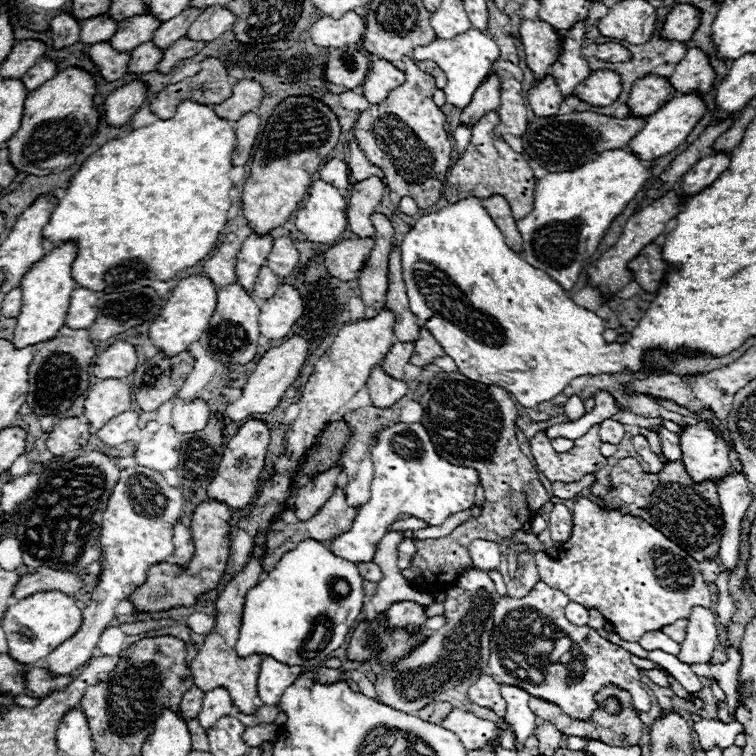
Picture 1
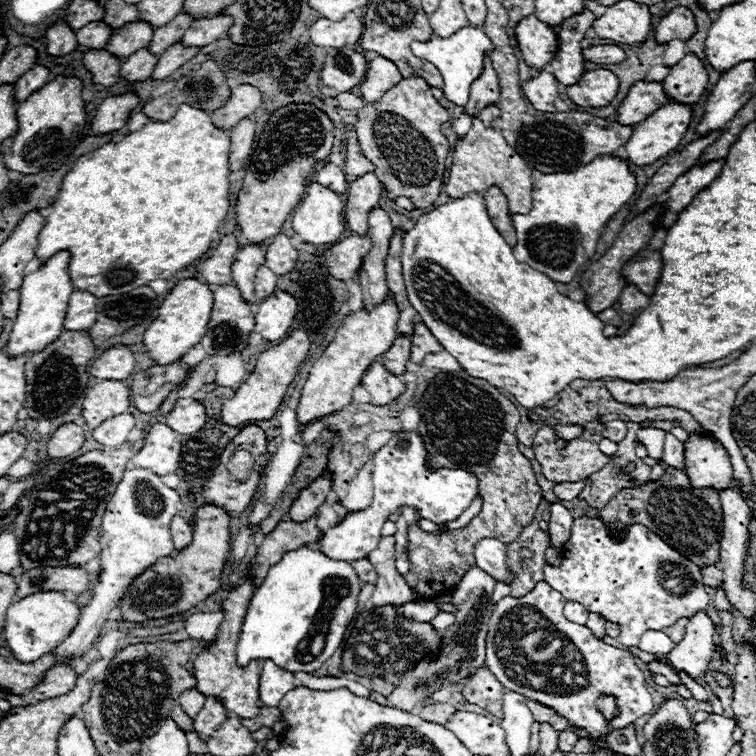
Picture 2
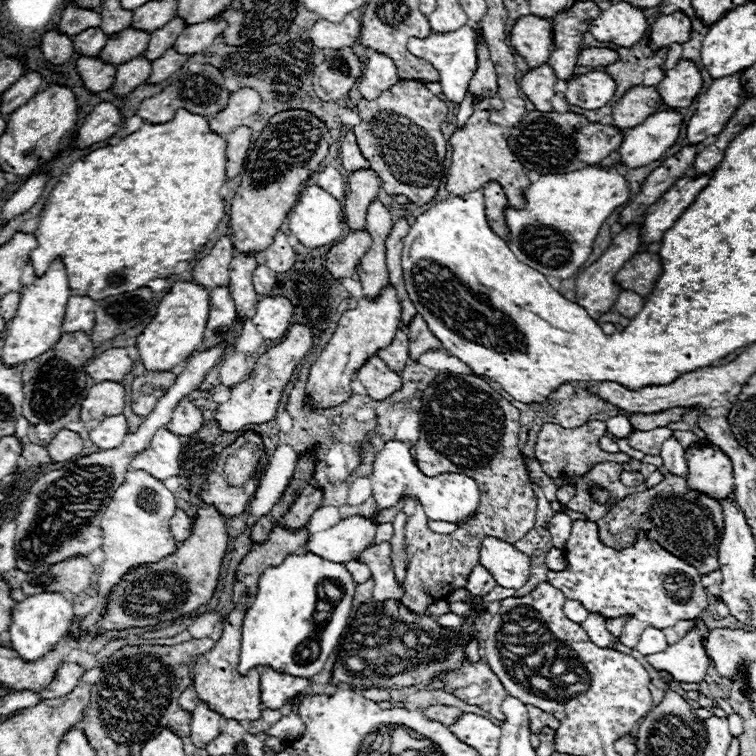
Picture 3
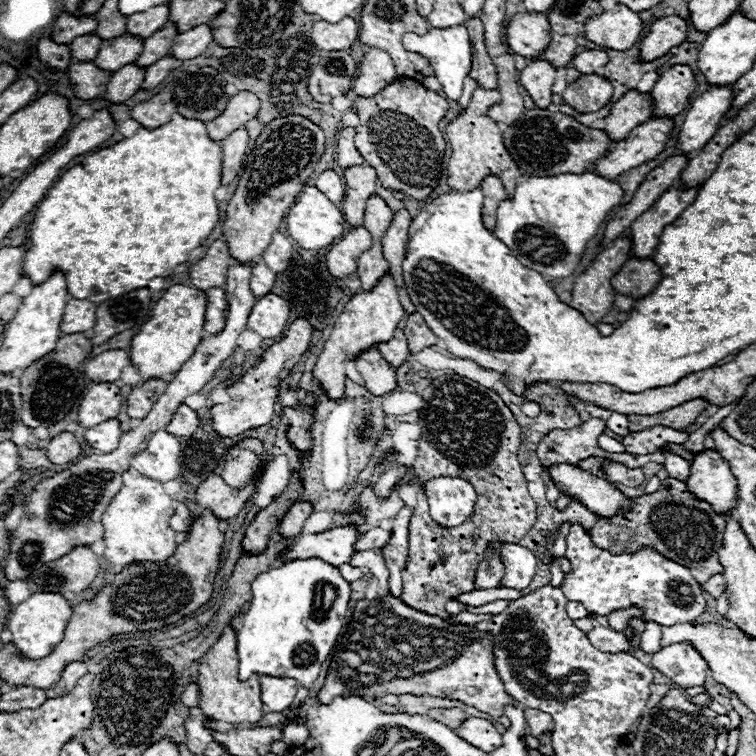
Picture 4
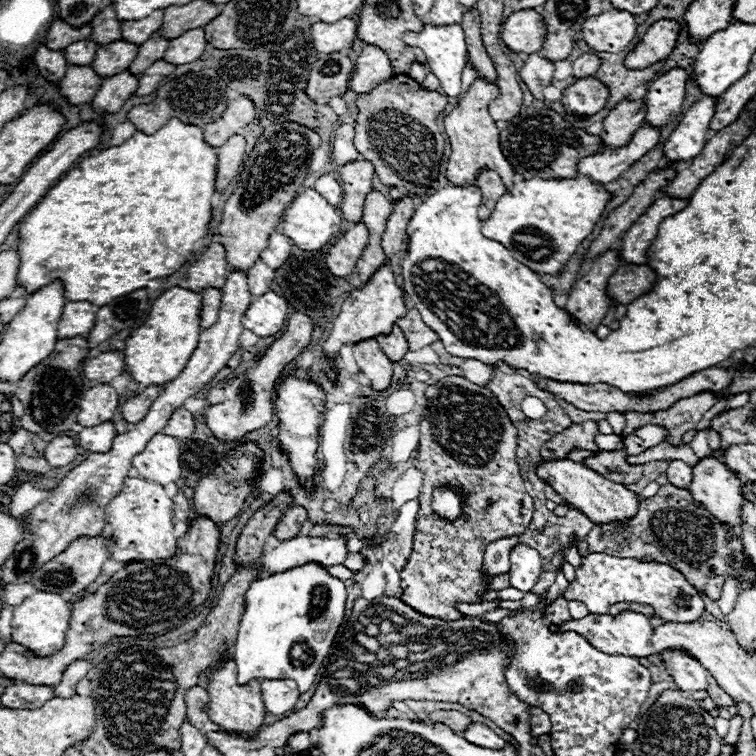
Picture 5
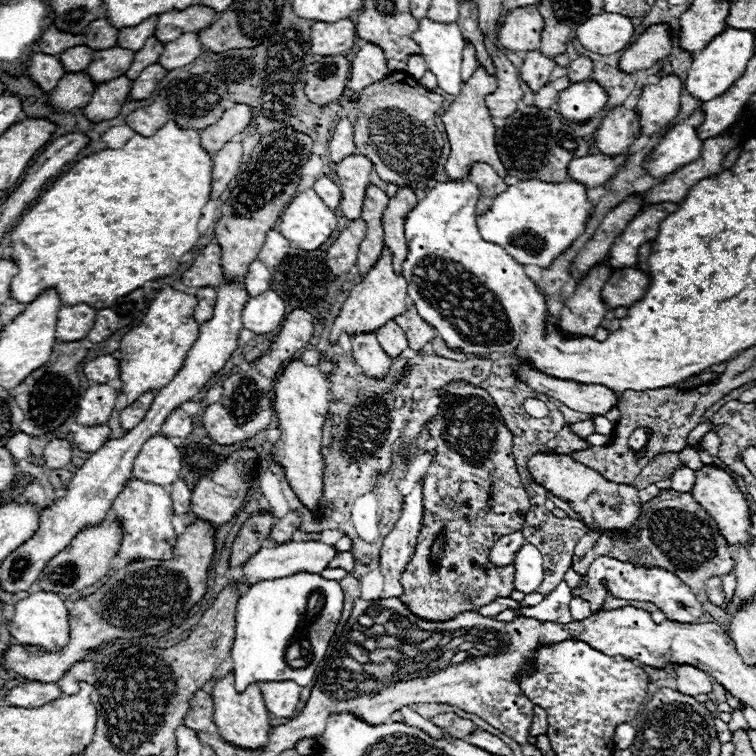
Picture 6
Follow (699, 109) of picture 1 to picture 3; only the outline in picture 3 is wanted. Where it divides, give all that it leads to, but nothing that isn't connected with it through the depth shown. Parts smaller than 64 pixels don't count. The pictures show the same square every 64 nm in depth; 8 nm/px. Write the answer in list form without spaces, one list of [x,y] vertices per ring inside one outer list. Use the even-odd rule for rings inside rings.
[[[664,110],[652,114],[640,126],[628,130],[620,148],[620,160],[610,164],[614,168],[640,168],[658,160],[678,138],[682,128],[682,116],[676,110]]]

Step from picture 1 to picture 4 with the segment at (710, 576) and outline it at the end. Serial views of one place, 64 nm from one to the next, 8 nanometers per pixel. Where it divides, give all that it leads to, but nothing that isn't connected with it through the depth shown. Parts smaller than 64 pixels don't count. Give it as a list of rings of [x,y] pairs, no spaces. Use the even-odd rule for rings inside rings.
[[[722,574],[712,576],[708,582],[704,582],[704,584],[702,584],[702,588],[704,588],[710,596],[718,598],[718,596],[724,592],[724,576],[722,576]]]

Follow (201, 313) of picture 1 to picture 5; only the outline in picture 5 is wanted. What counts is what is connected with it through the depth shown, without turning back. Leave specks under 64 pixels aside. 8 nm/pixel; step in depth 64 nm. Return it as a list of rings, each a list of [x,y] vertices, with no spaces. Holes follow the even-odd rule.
[[[178,286],[164,290],[164,294],[154,300],[146,322],[126,338],[124,362],[136,382],[136,388],[130,394],[140,394],[152,384],[164,386],[184,370],[190,354],[198,344],[200,304],[202,296],[198,292]]]

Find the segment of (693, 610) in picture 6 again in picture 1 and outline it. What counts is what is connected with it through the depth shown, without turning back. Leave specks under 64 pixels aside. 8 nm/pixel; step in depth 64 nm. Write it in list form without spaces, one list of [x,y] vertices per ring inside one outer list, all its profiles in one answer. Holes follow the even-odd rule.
[[[578,498],[572,510],[572,522],[572,536],[560,546],[560,556],[556,560],[552,560],[545,552],[536,553],[538,572],[544,582],[556,586],[558,590],[564,590],[564,594],[568,594],[572,602],[598,610],[610,624],[614,624],[622,640],[638,642],[646,632],[670,626],[680,618],[690,618],[694,606],[710,608],[712,596],[708,584],[700,574],[698,562],[656,528],[652,528],[646,520],[622,516],[620,512],[604,512],[588,498]]]

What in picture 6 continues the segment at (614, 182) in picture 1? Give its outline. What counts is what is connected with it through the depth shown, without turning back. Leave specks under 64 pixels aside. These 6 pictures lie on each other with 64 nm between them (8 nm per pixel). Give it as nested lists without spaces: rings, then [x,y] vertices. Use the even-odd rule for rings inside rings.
[[[528,180],[508,186],[504,194],[498,194],[490,210],[476,218],[476,224],[486,242],[504,246],[516,262],[548,268],[550,262],[584,232],[584,220],[590,206],[592,204],[586,200],[586,188],[578,182],[552,184]]]

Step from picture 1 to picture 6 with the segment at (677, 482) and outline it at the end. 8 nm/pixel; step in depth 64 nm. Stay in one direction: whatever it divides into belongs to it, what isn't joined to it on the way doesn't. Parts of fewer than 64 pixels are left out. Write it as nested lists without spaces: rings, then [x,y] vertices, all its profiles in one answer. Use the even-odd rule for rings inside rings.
[[[660,490],[660,494],[654,500],[642,504],[642,514],[628,532],[624,534],[588,532],[584,538],[580,538],[574,552],[576,574],[584,576],[588,572],[588,566],[598,556],[610,556],[620,562],[626,560],[626,562],[632,562],[634,566],[664,568],[676,574],[686,586],[690,586],[702,604],[706,602],[704,580],[708,580],[710,576],[730,574],[736,566],[736,560],[724,536],[720,534],[716,522],[692,498],[692,494],[682,494],[676,490]]]

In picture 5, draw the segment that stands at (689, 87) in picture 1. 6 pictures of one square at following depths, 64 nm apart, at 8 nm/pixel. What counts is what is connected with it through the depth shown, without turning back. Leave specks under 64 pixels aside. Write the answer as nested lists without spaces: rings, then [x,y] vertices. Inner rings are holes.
[[[674,68],[648,84],[648,90],[644,96],[646,124],[654,128],[662,128],[682,112],[686,80],[688,80],[688,74],[684,70]]]

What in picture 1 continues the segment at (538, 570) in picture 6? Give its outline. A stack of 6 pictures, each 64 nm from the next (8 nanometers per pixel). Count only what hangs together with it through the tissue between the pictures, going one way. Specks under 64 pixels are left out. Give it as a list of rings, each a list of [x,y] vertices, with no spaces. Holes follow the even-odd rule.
[[[476,540],[468,546],[470,558],[480,570],[500,570],[500,544],[492,540]]]

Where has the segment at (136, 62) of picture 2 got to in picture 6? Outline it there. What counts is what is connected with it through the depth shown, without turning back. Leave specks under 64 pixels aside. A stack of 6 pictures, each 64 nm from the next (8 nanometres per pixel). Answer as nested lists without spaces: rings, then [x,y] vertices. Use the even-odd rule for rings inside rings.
[[[126,76],[98,84],[90,102],[82,108],[84,116],[94,124],[116,118],[120,114],[120,108],[126,104],[130,86],[132,86],[132,82]]]

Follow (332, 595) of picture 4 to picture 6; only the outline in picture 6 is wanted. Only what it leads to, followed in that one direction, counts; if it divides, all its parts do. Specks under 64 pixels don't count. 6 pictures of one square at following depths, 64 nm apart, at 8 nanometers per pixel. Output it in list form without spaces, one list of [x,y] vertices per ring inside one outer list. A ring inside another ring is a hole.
[[[300,572],[294,576],[264,580],[248,588],[236,604],[236,636],[230,650],[234,662],[234,686],[244,692],[254,682],[294,680],[298,686],[308,686],[316,678],[320,662],[326,658],[328,644],[338,626],[344,606],[344,590],[336,580],[324,580],[320,574]],[[294,642],[310,642],[312,662],[306,668],[294,670],[286,664],[284,652]]]

